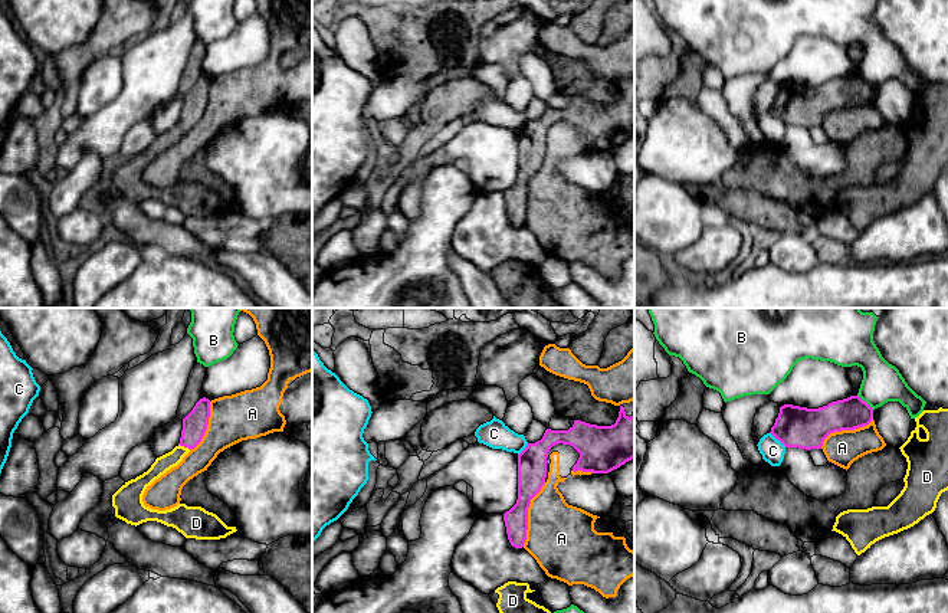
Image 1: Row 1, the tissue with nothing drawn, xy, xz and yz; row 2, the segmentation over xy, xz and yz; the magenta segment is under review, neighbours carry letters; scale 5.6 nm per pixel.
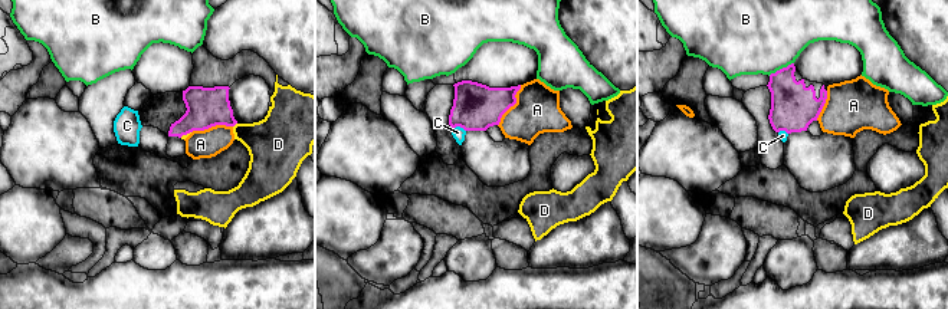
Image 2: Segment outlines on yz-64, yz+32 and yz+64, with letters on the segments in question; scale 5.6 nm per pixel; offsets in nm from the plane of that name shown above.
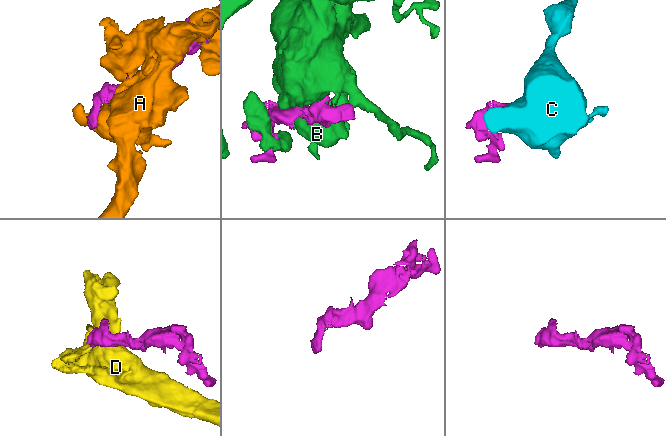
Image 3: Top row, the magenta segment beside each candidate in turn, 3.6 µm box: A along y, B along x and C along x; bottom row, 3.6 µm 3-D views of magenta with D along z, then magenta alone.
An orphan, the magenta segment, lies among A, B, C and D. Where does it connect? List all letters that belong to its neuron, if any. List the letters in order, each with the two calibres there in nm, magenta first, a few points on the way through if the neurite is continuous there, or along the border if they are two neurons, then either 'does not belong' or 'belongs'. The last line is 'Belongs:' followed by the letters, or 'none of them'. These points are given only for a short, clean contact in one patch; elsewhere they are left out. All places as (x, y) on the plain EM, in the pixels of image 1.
A: 160/380 nm | does not belong
B: 180/220 nm | does not belong
C: 220/130 nm | along yz (770, 110), (786, 124) | does not belong
D: 140/90 nm | across xy (194, 102), (192, 114), (184, 124), (163, 141) | belongs
Belongs: D

